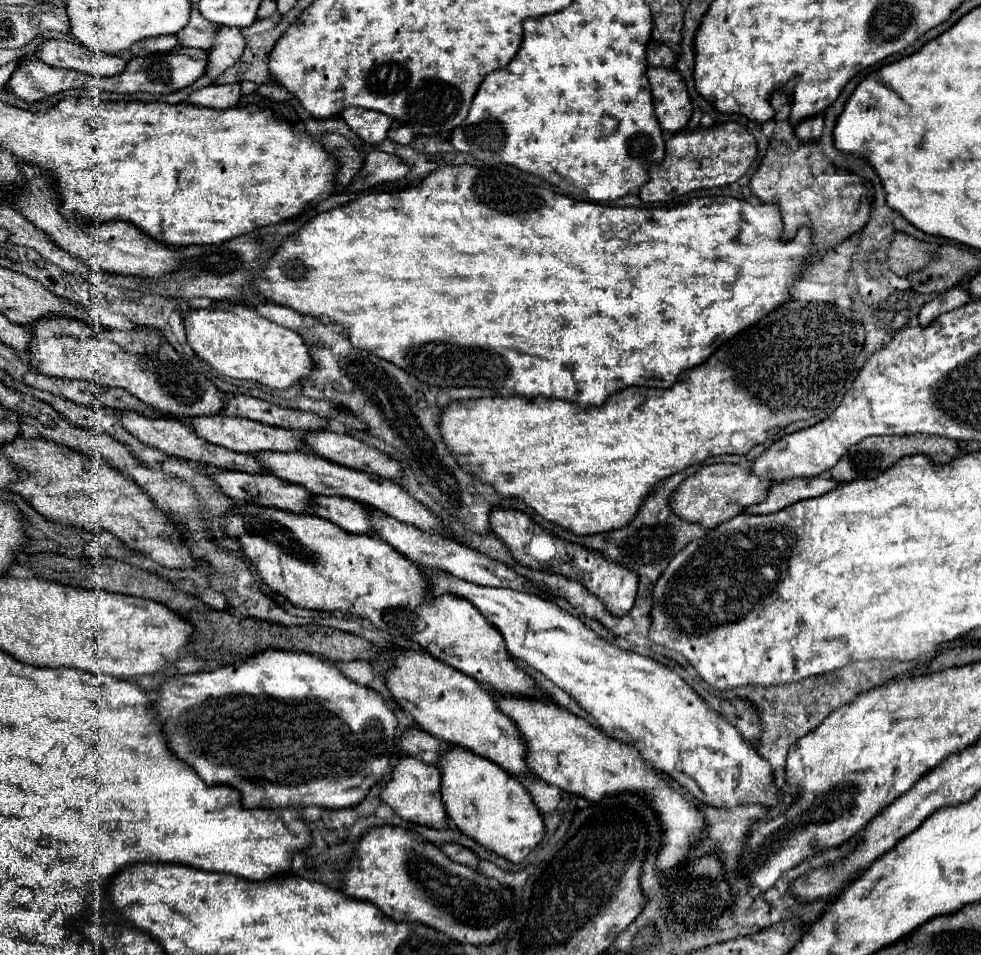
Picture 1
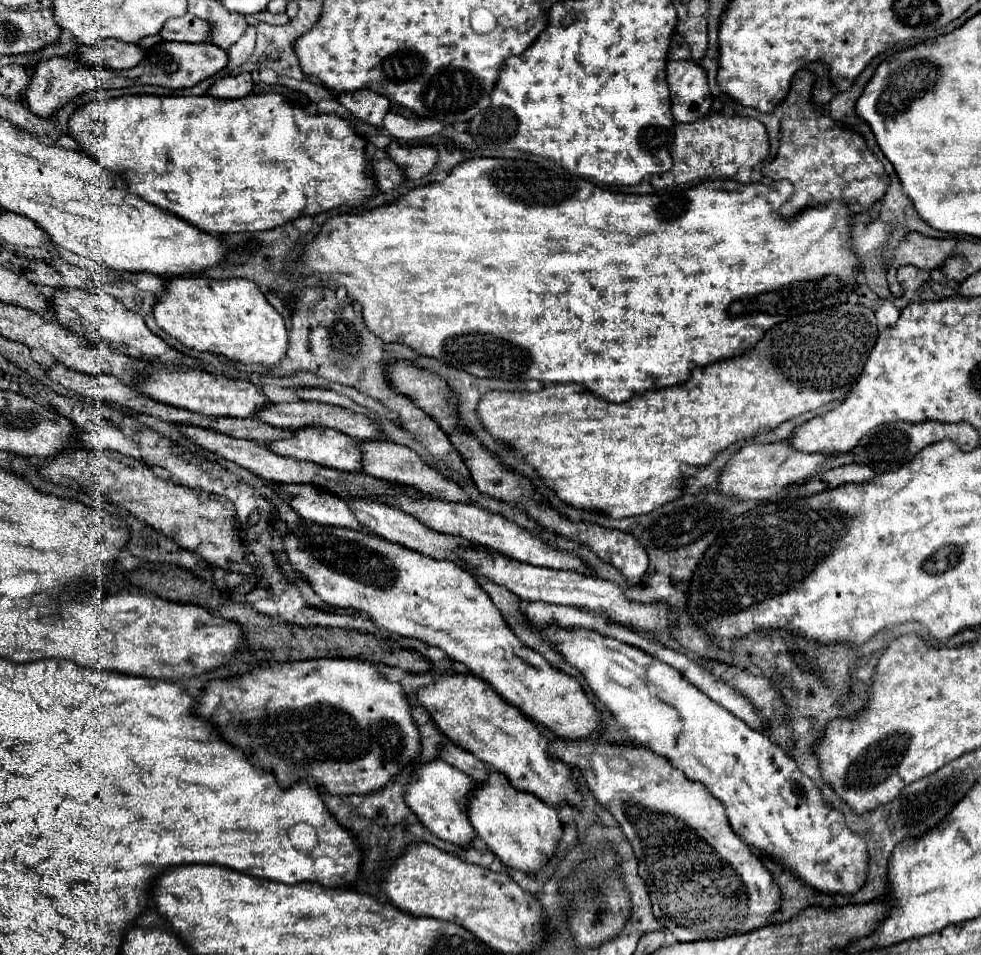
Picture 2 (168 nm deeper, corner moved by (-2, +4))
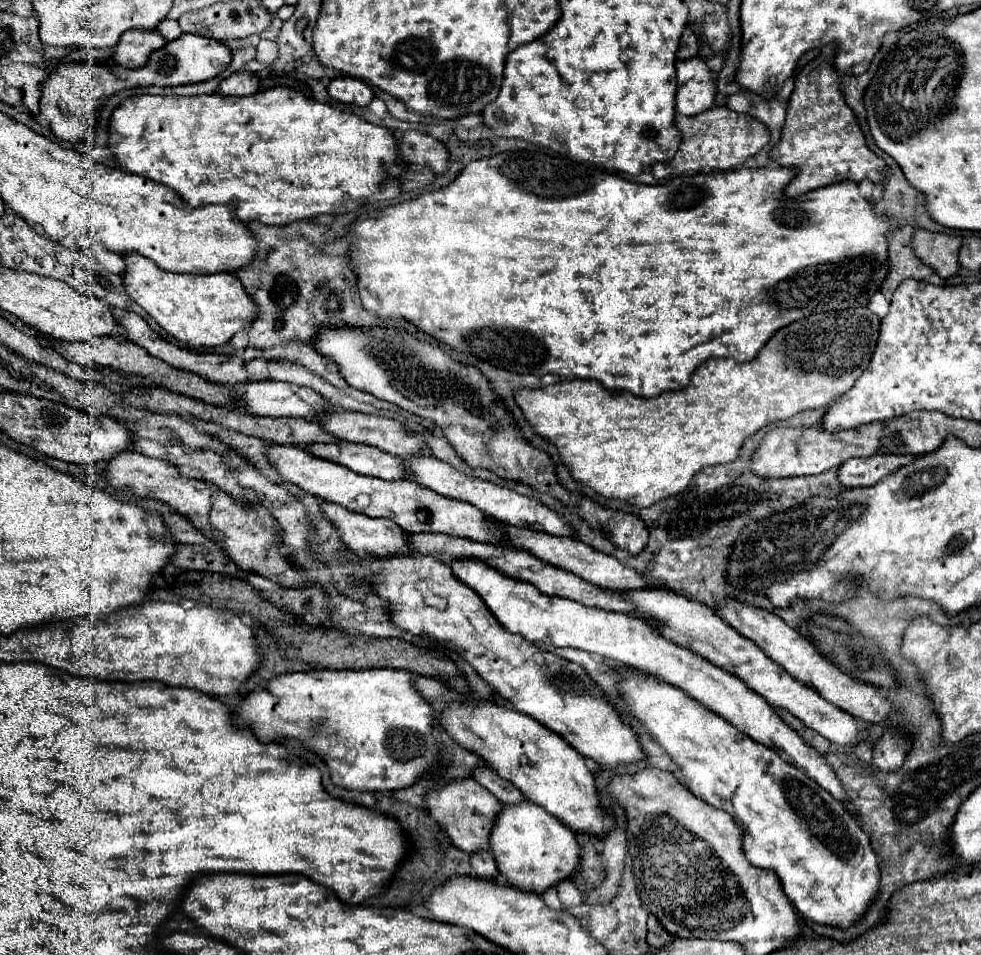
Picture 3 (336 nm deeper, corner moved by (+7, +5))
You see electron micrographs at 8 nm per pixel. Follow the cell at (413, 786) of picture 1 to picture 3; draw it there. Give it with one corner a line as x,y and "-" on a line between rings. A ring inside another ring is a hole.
462,779
452,781
444,787
436,787
426,793
424,797
428,813
442,825
446,835
450,837
452,845
466,853
476,853
482,849
490,849
490,831
494,825
494,819
502,807
502,803
480,783
474,779

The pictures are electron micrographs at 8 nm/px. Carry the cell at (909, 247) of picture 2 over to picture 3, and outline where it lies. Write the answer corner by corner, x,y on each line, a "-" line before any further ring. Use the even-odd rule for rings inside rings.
918,229
912,239
912,247
924,263
928,263
942,279
950,279
958,275
958,251
962,245
962,237
948,233
934,233
926,229

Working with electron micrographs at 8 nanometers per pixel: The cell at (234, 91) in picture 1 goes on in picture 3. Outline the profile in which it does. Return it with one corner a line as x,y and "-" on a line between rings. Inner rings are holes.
238,71
232,77
228,77
226,81
222,81
222,85
220,85
222,95
244,97
244,95
252,95
256,91
258,91
258,77
252,71

